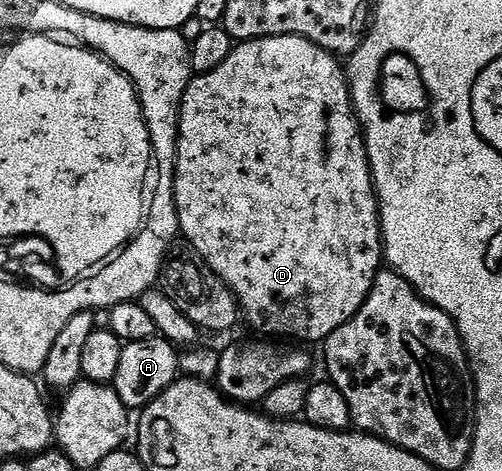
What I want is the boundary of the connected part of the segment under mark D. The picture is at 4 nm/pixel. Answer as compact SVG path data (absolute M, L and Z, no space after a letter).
M272 36L262 40L247 40L238 43L234 47L233 53L223 62L223 66L215 66L215 70L202 72L194 75L190 80L185 97L181 103L181 121L179 122L179 142L177 143L177 169L175 170L175 206L177 207L177 217L181 227L180 235L186 236L188 247L193 248L211 266L211 270L223 283L233 291L237 297L240 315L257 332L266 332L264 334L269 338L281 338L277 336L286 336L284 338L289 342L301 342L297 340L317 340L323 342L332 332L339 330L350 318L354 316L363 306L363 302L369 296L369 291L373 288L373 283L378 272L383 268L383 245L381 243L381 215L377 209L377 193L373 191L373 175L369 169L369 159L365 149L365 137L361 131L361 125L357 123L357 117L353 111L353 97L349 94L349 77L342 61L333 53L323 50L318 44L313 44L309 40L304 40L301 36Z

